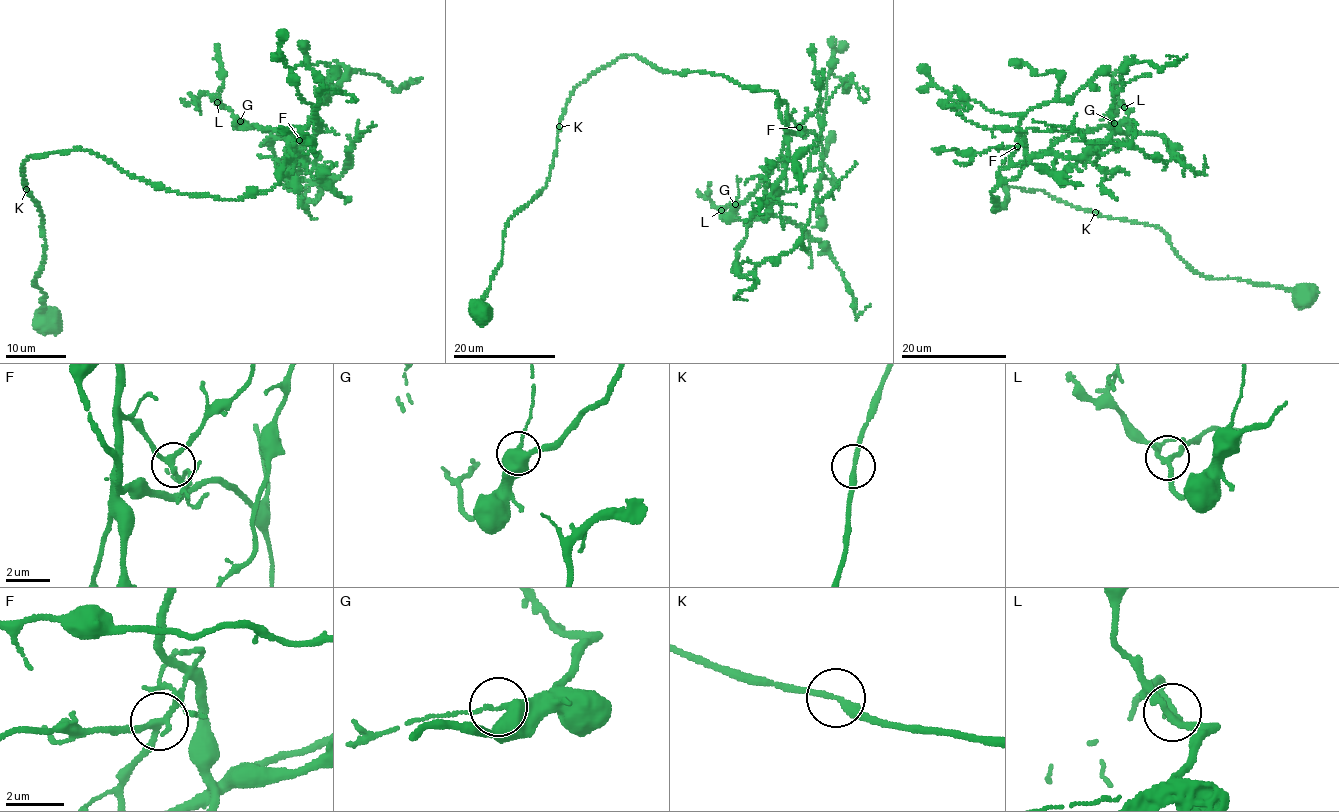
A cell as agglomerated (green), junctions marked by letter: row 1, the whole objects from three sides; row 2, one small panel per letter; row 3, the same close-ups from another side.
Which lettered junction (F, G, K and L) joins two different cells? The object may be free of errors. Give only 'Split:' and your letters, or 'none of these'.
Split: none of these

